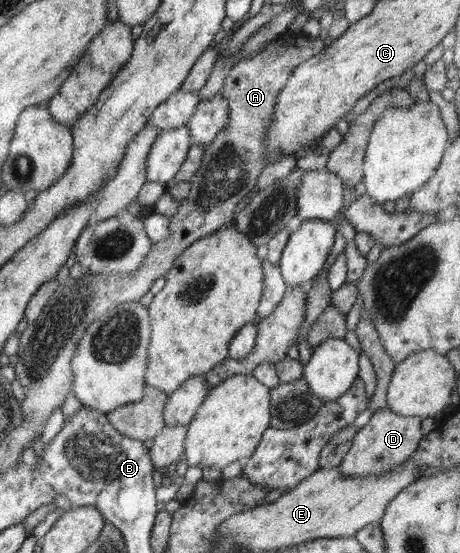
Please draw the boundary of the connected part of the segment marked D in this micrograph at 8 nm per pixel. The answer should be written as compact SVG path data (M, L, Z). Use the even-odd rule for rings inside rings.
M389 407L374 412L371 420L359 429L352 446L338 467L339 474L345 478L365 478L365 476L381 476L389 470L411 460L412 454L417 451L419 442L423 439L421 432L422 420L418 417L405 417L395 414Z

